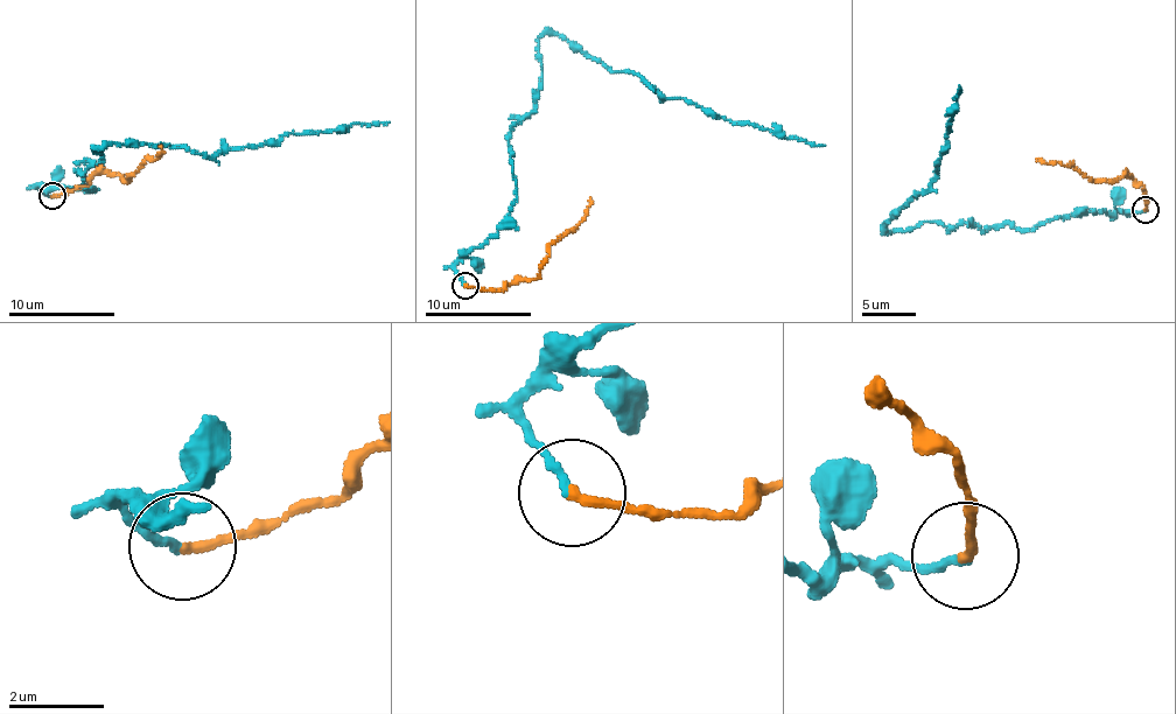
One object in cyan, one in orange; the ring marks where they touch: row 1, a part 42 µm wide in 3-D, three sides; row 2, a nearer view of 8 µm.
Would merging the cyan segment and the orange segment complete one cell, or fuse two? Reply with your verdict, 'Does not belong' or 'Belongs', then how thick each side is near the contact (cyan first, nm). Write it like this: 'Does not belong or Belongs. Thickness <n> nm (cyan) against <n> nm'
Does not belong. Thickness 170 nm (cyan) against 200 nm

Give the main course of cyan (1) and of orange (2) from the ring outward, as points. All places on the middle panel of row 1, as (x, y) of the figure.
1: (464, 285), (454, 266), (516, 196), (509, 139), (533, 107), (545, 34), (666, 99), (825, 145)
2: (464, 285), (495, 291), (536, 279), (550, 246), (582, 221), (590, 198)

